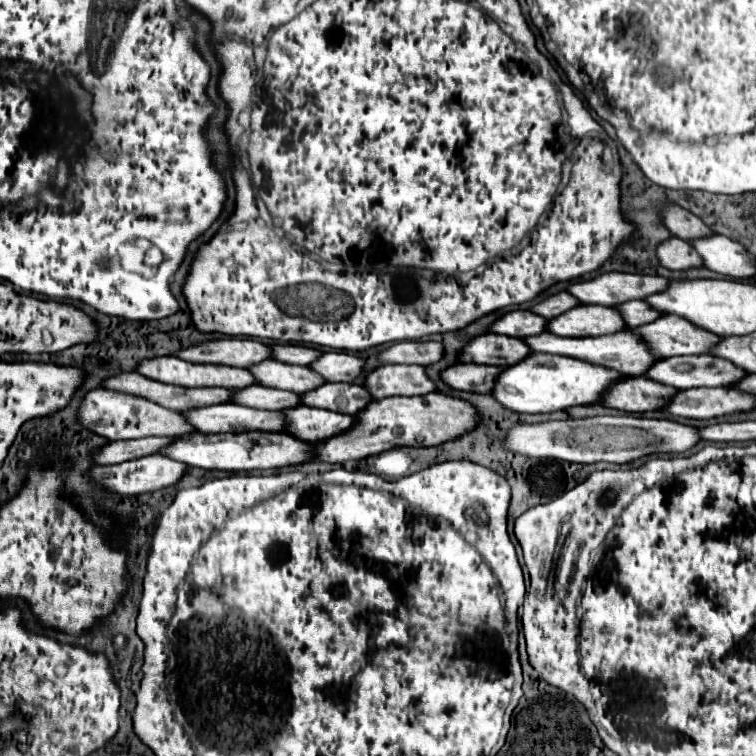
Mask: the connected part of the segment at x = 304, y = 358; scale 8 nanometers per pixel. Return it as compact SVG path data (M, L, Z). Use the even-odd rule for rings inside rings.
M277 344L271 348L273 348L273 358L287 362L287 364L309 366L321 356L321 350L309 348L309 346L299 346L299 344Z

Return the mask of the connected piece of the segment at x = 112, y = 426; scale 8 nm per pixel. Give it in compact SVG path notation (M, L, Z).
M97 388L91 390L79 410L79 420L83 426L93 430L99 436L105 436L109 440L135 440L135 438L147 438L147 436L183 436L187 432L195 432L195 428L185 420L181 412L163 408L147 398L109 390L109 388Z

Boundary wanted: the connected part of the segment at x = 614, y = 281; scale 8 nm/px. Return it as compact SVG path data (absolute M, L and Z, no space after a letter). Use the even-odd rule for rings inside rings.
M607 272L599 278L571 284L569 292L583 304L617 306L629 300L645 300L651 294L663 292L667 286L669 280L661 276Z

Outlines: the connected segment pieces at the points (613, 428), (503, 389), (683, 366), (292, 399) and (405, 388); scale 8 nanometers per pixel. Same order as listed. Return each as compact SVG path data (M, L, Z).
M595 416L583 420L555 420L543 424L517 424L505 438L505 444L515 454L533 458L557 458L579 464L611 462L631 464L649 454L681 454L691 450L701 440L699 428L665 418L637 416Z
M537 352L527 356L523 362L505 368L495 384L493 396L513 412L527 412L527 414L557 412L571 406L599 404L603 400L603 394L609 390L609 386L621 376L627 378L625 374L613 368L605 368L601 364L589 364L587 360L579 358Z
M707 354L663 358L645 376L679 390L689 390L701 386L735 386L747 376L747 372L725 358Z
M251 386L245 390L233 390L233 402L239 402L251 408L261 408L261 410L289 410L303 404L301 394L275 390L267 386Z
M385 364L367 376L367 390L375 400L391 396L425 396L435 392L435 382L423 366Z

